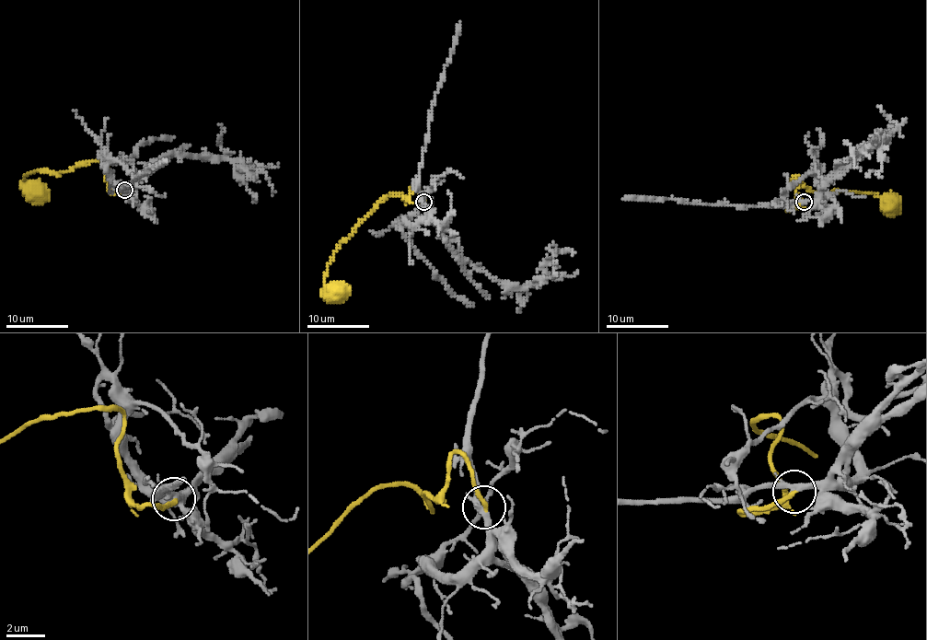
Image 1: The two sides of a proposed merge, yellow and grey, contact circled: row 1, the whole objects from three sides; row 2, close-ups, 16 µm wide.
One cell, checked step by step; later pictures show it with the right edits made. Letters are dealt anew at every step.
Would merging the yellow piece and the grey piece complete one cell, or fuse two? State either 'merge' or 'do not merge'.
merge

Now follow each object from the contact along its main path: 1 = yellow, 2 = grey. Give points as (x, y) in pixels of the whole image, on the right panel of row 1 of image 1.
1: (804, 203), (786, 208), (800, 205), (800, 179), (792, 179), (790, 182), (828, 195), (862, 192), (891, 204)
2: (804, 201), (813, 199), (858, 147), (885, 137), (859, 153), (851, 148), (860, 169)

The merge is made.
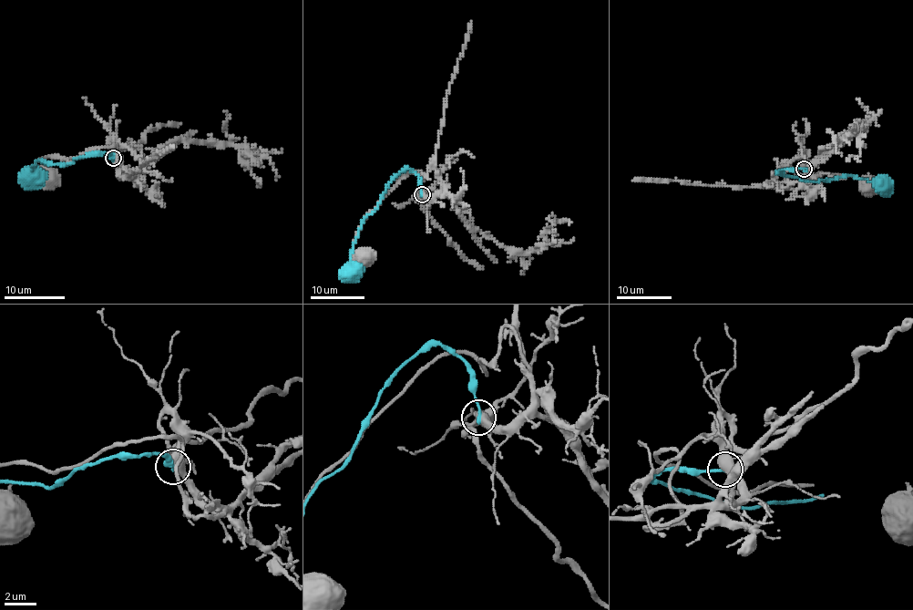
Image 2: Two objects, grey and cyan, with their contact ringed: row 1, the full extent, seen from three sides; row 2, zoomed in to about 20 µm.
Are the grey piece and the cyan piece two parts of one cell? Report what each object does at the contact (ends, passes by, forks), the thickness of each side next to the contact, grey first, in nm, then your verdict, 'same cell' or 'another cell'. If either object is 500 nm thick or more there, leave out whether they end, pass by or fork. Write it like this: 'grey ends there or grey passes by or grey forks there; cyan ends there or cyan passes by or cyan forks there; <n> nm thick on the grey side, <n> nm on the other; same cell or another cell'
grey forks there; cyan ends there; 440 nm thick on the grey side, 240 nm on the other; another cell

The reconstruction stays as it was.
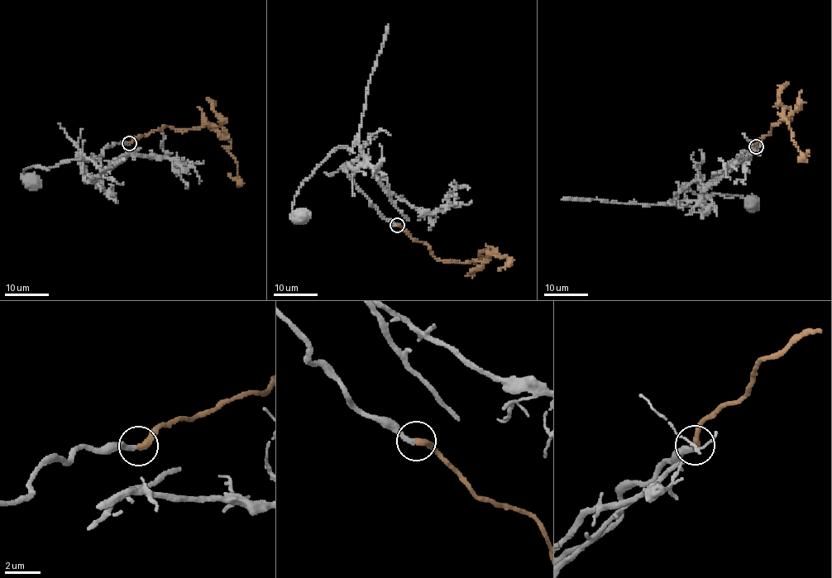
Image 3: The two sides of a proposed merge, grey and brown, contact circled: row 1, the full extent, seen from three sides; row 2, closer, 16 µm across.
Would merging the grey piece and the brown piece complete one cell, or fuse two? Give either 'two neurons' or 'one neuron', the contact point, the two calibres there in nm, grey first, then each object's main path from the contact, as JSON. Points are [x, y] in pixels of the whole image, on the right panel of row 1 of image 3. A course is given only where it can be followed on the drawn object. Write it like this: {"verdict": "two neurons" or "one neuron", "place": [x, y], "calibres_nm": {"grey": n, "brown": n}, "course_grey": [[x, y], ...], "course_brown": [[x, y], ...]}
{"verdict": "one neuron", "place": [756, 146], "calibres_nm": {"grey": 320, "brown": 400}, "course_grey": [[757, 146], [708, 183], [700, 175], [704, 198], [677, 207], [687, 204], [681, 185], [753, 203]], "course_brown": [[757, 146], [772, 126], [790, 118], [790, 107], [784, 110], [784, 118], [794, 145], [804, 155], [807, 150]]}

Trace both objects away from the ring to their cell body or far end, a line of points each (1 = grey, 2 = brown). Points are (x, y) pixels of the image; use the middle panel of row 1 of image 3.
1: (397, 225), (343, 169), (363, 160), (356, 139), (351, 153), (338, 146), (303, 182), (292, 210), (299, 217)
2: (397, 225), (424, 242), (437, 259), (484, 260), (495, 251), (508, 261), (499, 269)

